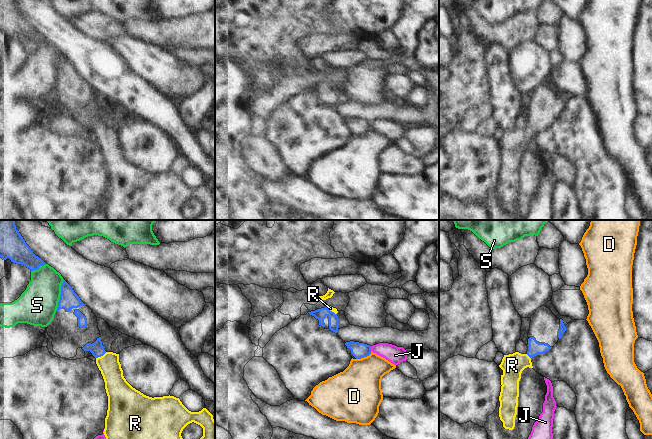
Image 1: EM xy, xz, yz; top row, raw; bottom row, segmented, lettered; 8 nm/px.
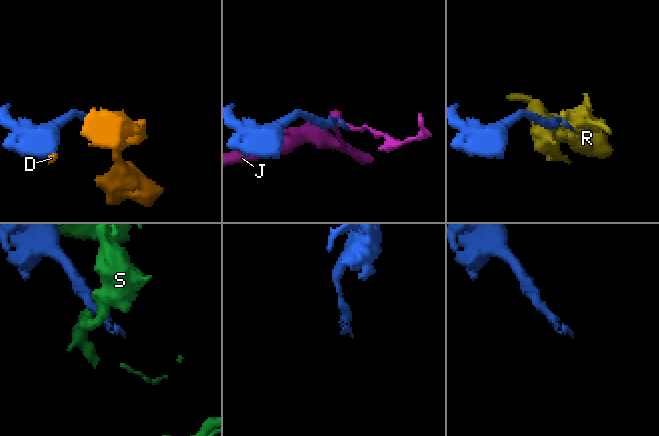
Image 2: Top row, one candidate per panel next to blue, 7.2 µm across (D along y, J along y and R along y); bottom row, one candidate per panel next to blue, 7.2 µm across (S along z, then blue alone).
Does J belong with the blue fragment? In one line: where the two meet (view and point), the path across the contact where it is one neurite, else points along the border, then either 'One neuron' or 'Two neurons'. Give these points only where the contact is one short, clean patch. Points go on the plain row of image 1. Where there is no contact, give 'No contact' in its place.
Touches blue at xz (370, 125). Boundary: xz (370, 122), (371, 127). Two neurons.

